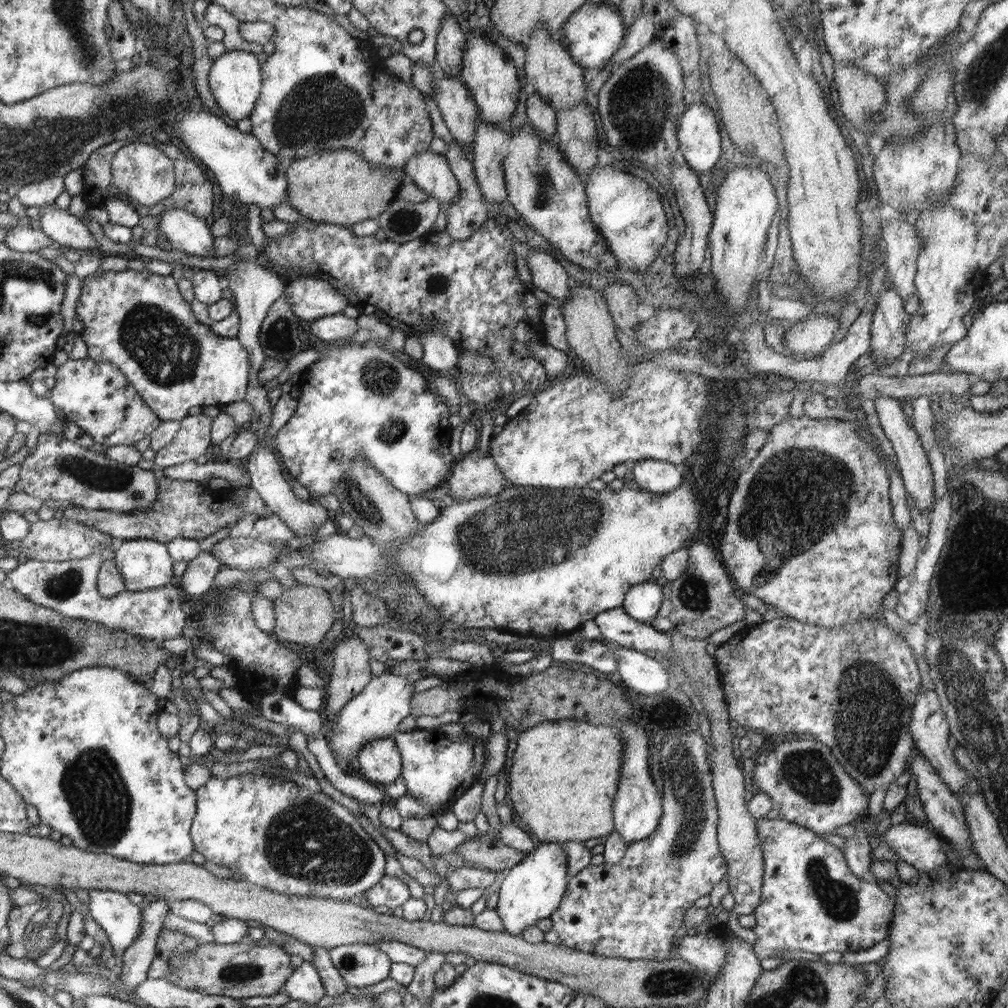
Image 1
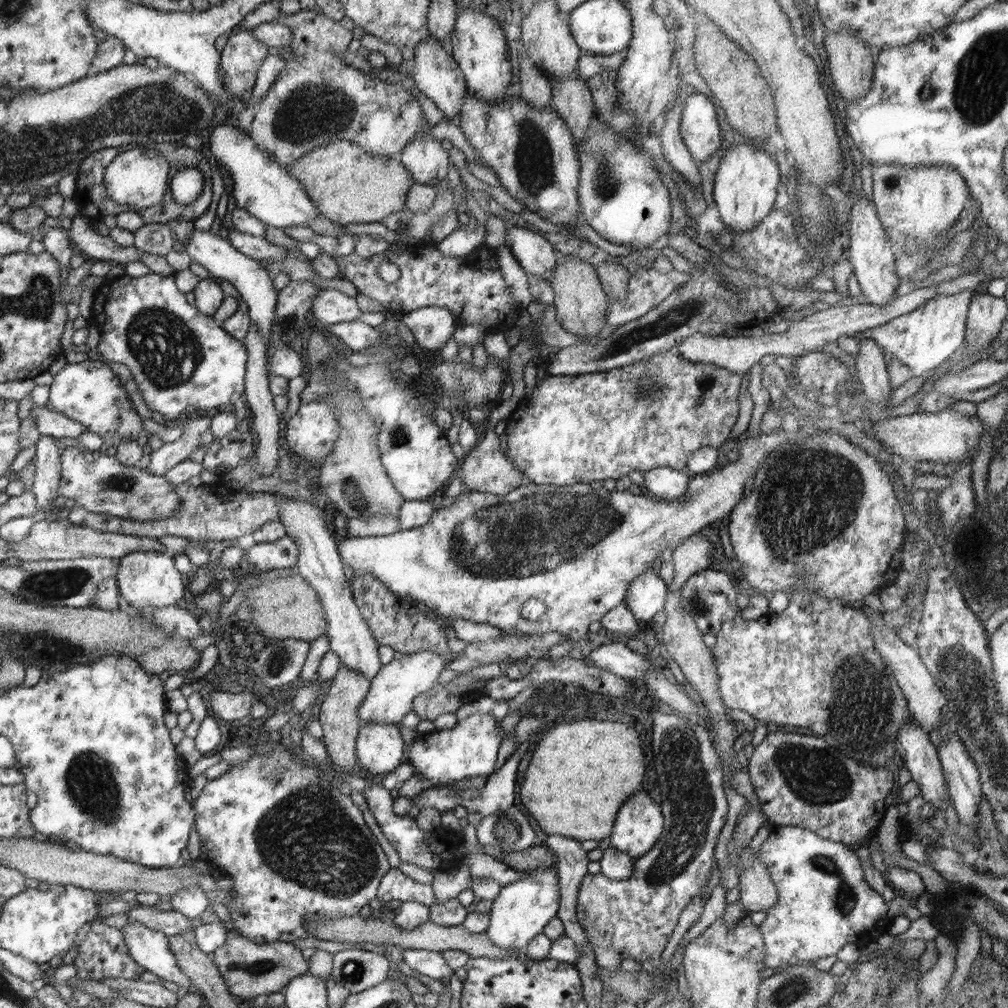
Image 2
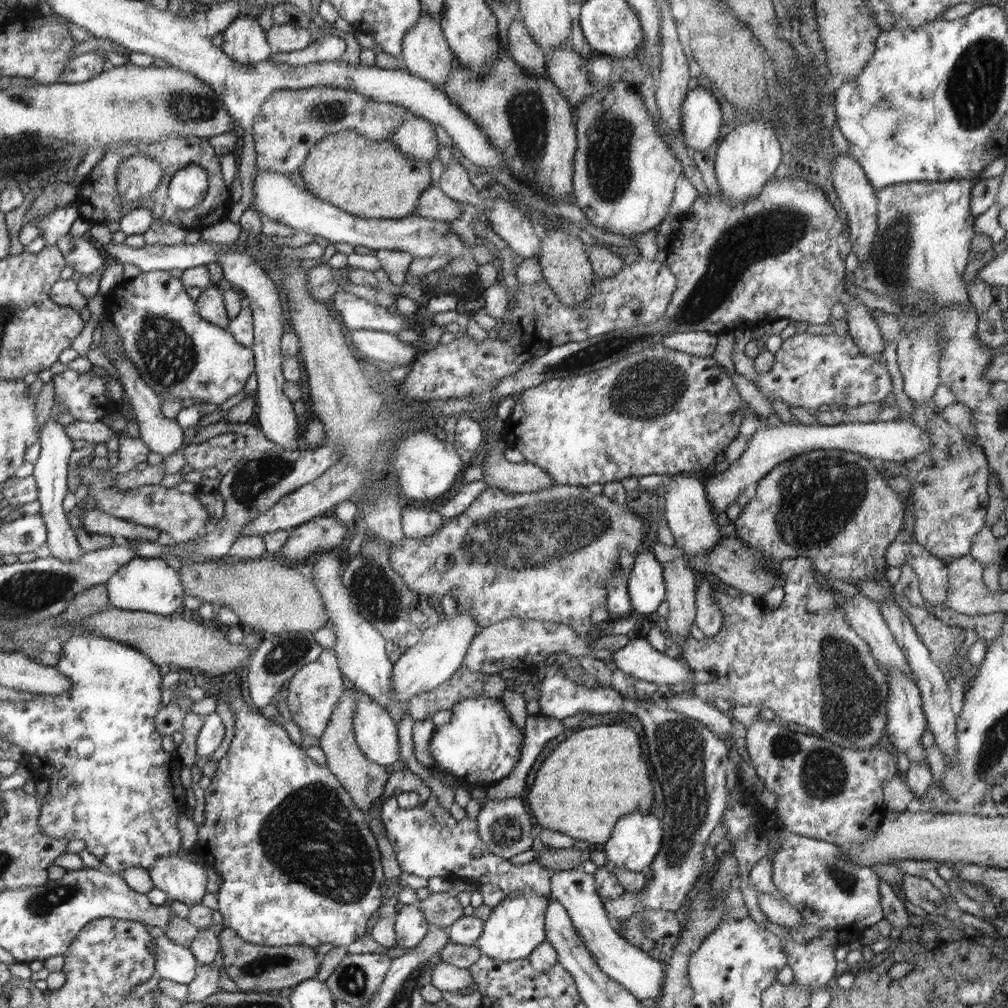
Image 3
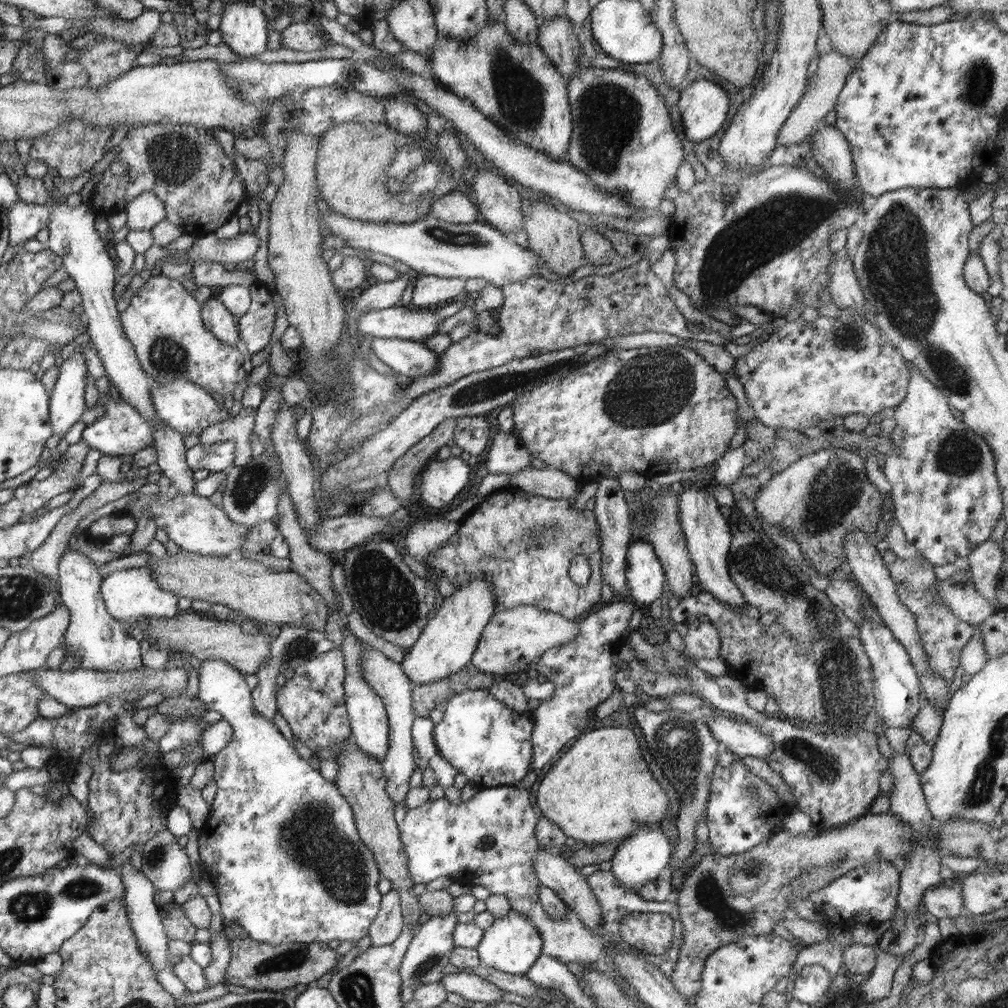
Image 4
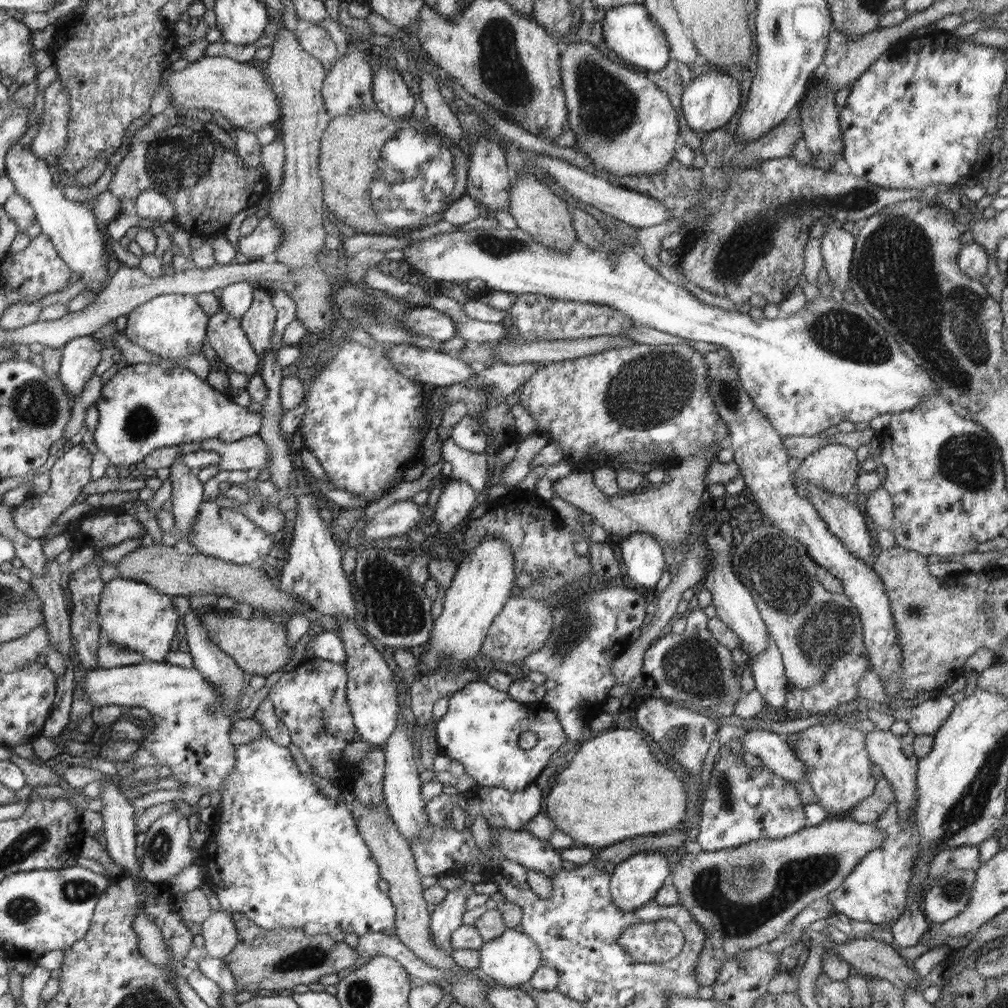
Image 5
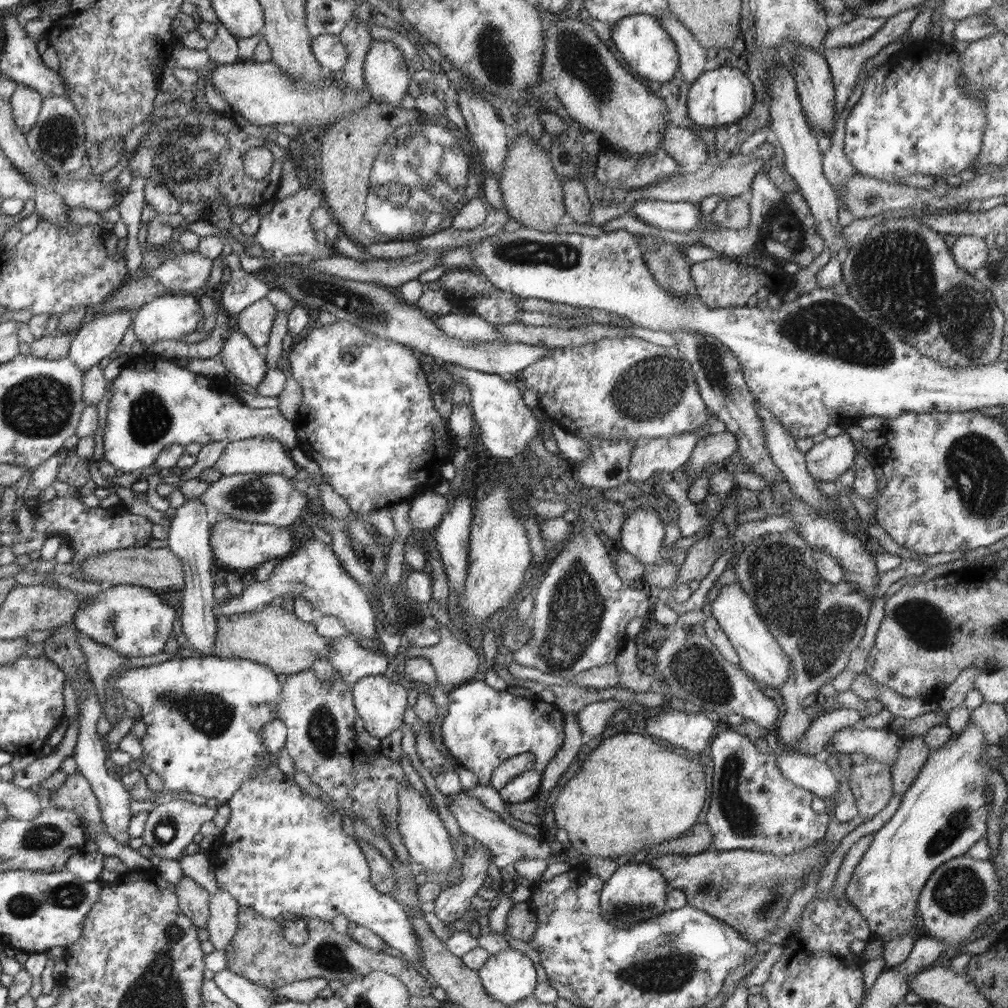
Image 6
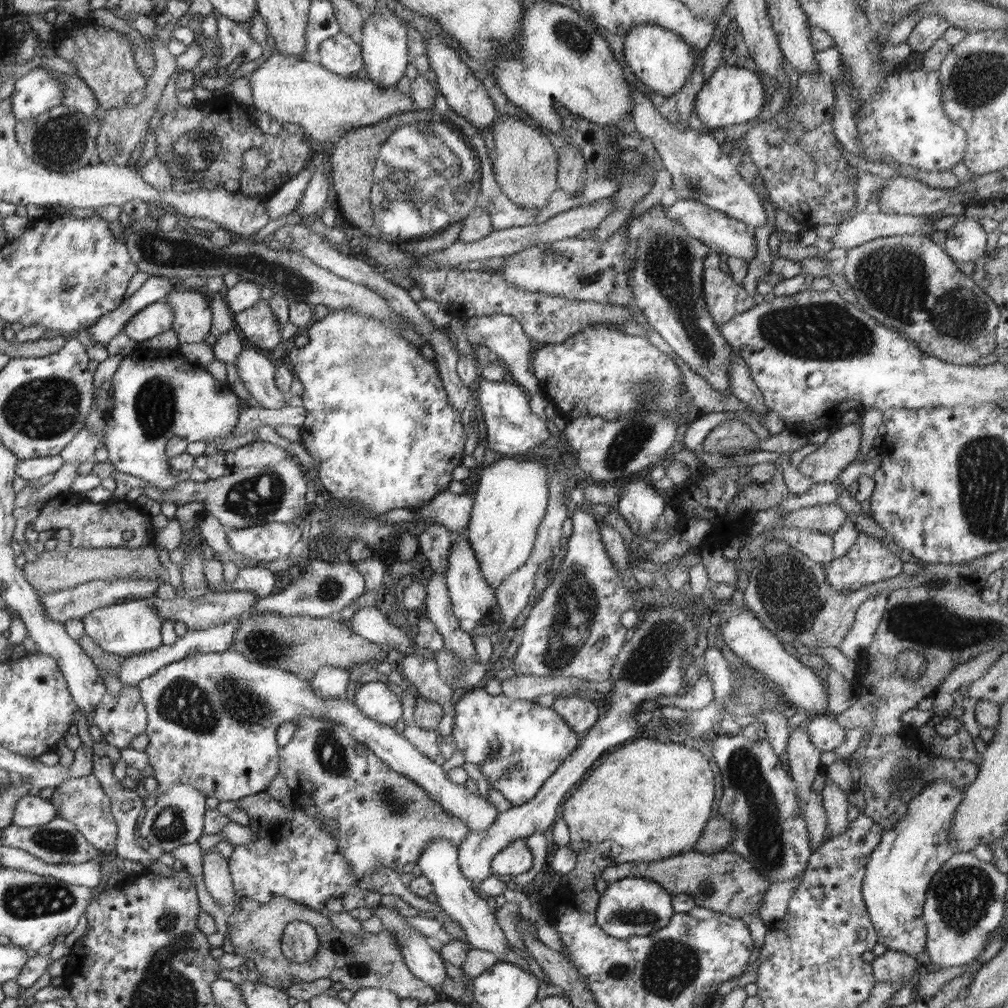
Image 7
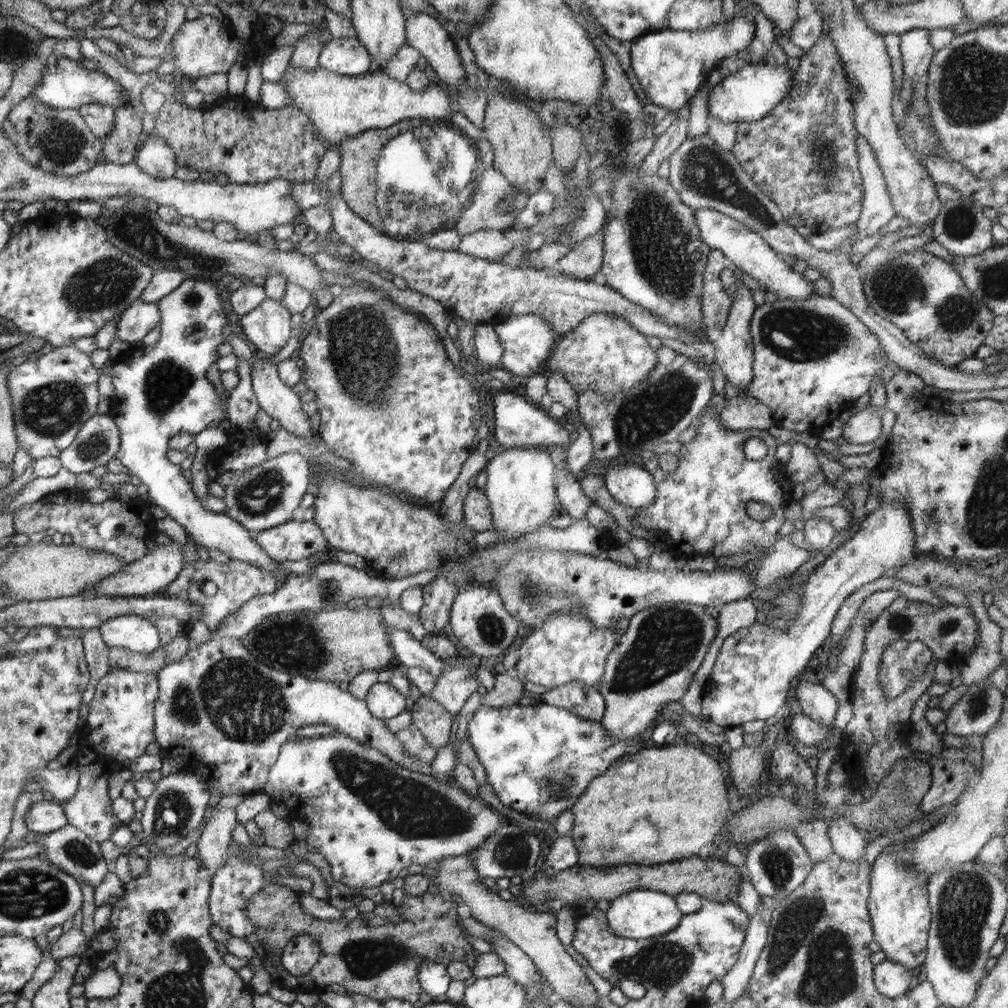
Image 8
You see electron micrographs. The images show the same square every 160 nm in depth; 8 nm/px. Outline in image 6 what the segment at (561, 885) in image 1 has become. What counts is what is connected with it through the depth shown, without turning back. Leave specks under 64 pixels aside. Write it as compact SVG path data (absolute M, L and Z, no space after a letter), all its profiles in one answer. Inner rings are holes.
M512 947L491 955L477 972L485 990L504 1006L516 1006L537 990L534 962L524 952Z

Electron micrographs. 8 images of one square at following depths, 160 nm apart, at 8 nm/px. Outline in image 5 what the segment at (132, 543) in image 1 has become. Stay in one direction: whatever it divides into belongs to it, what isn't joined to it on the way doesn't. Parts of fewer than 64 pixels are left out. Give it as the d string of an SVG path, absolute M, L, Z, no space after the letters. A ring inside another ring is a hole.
M116 577L105 582L97 612L101 623L100 645L116 643L124 649L144 655L146 661L165 661L180 618L172 606L172 597L156 592L154 587L137 579Z

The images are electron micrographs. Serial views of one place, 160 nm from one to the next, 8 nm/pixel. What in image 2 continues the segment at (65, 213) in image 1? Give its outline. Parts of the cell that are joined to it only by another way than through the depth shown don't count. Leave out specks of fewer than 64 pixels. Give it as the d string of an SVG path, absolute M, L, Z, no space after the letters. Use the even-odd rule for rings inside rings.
M82 214L73 218L70 230L67 231L68 240L87 259L93 261L110 262L120 269L133 262L142 262L144 253L134 245L124 247L116 244L109 236L103 236L92 229L89 219Z

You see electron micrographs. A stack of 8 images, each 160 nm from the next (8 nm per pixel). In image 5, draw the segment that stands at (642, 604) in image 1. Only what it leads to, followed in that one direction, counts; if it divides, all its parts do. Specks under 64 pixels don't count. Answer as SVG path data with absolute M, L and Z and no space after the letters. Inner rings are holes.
M646 533L632 534L620 544L620 554L634 584L647 591L656 587L665 567L662 546L656 539Z

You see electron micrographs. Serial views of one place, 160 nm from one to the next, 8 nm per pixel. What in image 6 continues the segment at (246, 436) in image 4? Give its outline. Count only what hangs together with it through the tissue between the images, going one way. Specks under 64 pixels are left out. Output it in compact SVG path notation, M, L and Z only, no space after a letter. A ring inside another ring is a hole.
M256 437L228 443L214 469L223 476L278 474L292 479L300 467L281 442Z

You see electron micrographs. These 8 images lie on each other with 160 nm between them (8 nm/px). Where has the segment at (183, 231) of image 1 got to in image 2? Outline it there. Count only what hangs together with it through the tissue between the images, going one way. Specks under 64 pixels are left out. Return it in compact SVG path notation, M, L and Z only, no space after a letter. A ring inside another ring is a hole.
M194 227L185 246L186 254L191 257L191 260L202 264L210 273L211 278L220 282L228 280L234 286L233 288L238 290L244 302L249 306L249 317L253 320L254 327L260 329L263 337L266 338L265 343L271 349L267 338L273 327L272 319L277 301L277 291L272 286L273 276L270 276L270 273L262 267L258 260L244 256L242 252L231 245L231 242L228 242L227 238L212 234L210 231Z

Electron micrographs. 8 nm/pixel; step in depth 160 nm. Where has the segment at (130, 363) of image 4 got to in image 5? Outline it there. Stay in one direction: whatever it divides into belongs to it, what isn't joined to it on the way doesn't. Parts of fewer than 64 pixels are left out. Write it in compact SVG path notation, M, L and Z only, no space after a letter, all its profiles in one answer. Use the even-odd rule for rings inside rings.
M18 141L7 152L5 166L5 172L13 180L16 193L20 193L31 202L41 232L49 235L60 257L69 264L71 270L80 274L80 280L83 280L86 285L85 290L92 290L98 295L105 288L104 284L109 282L112 268L106 266L104 242L93 209L86 208L85 203L76 204L75 201L66 200L60 184L52 182L52 172L46 164L46 158L24 149L18 145Z

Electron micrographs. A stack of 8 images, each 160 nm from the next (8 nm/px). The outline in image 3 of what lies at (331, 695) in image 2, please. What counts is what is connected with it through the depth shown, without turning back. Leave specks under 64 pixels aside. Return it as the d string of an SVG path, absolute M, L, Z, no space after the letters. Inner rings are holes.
M351 684L351 687L346 688L344 696L340 698L340 702L332 714L329 726L322 733L318 742L326 755L326 766L330 767L330 770L340 780L341 785L352 795L357 807L368 817L369 808L382 796L391 769L380 766L368 758L357 746L356 731L353 729L353 716L356 712L359 692L352 687L354 686Z

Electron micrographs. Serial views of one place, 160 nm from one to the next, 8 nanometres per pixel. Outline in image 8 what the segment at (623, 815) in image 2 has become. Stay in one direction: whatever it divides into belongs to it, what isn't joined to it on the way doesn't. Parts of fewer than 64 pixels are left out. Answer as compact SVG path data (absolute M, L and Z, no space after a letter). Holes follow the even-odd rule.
M631 890L610 901L605 917L612 934L622 939L646 939L670 934L684 916L677 907L675 897L655 890Z

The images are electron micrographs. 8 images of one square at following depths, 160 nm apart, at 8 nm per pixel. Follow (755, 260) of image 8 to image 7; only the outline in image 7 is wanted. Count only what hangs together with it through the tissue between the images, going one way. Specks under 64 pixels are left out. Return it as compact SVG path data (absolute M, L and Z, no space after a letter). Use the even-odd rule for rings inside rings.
M671 199L664 204L664 207L668 218L678 220L688 234L709 246L719 256L723 254L728 257L736 256L736 258L744 258L748 263L756 256L756 239L753 230L741 220L729 217L726 213L711 209L702 202L692 199Z

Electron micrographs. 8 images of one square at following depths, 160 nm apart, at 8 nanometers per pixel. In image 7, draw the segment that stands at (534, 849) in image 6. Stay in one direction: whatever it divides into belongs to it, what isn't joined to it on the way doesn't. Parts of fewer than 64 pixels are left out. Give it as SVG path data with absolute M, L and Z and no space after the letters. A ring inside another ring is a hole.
M238 651L196 653L160 668L152 676L138 682L137 686L141 689L149 715L148 729L145 733L150 740L144 754L148 757L150 768L154 770L153 776L159 784L155 791L148 793L144 798L143 807L146 809L154 806L155 800L163 792L177 784L191 786L200 790L207 798L218 798L219 802L237 801L242 797L265 791L280 769L281 746L277 742L278 728L286 721L294 722L308 715L343 724L357 742L365 745L385 763L389 763L392 770L406 775L406 778L421 786L422 790L428 791L430 797L441 803L450 814L461 818L466 826L469 826L469 832L489 829L497 820L499 812L489 799L468 791L464 785L454 783L442 769L441 764L418 751L403 733L368 718L353 699L321 698L308 679L302 679L292 671L254 662Z

